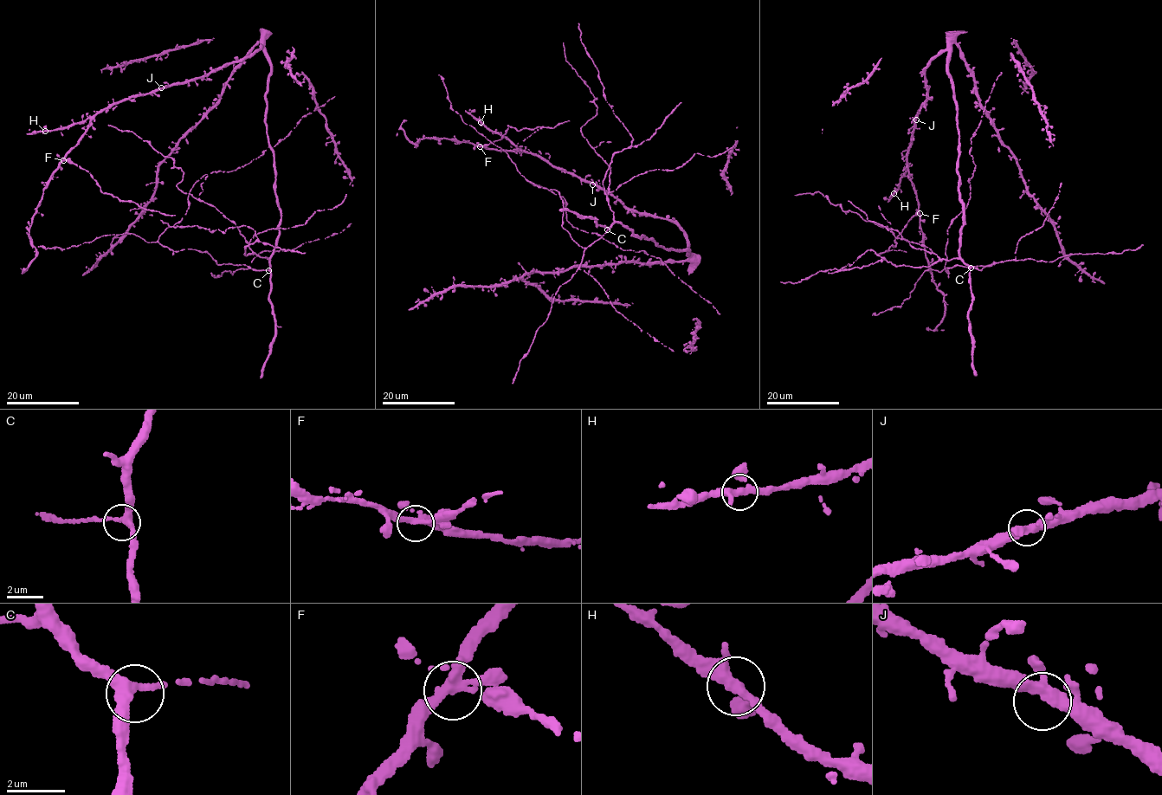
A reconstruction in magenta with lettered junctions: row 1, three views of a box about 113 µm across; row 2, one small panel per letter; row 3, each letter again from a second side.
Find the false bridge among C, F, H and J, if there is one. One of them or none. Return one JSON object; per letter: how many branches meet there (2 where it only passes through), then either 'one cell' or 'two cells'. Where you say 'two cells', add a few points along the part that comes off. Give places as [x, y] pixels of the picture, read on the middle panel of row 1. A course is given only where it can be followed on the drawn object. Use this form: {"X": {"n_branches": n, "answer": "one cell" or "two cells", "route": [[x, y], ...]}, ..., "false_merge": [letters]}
{"C": {"n_branches": 3, "answer": "one cell"}, "F": {"n_branches": 4, "answer": "two cells", "route": [[480, 146], [500, 140], [509, 126], [518, 131], [542, 126], [552, 128], [569, 121]]}, "H": {"n_branches": 4, "answer": "one cell"}, "J": {"n_branches": 4, "answer": "one cell"}, "false_merge": ["F"]}

